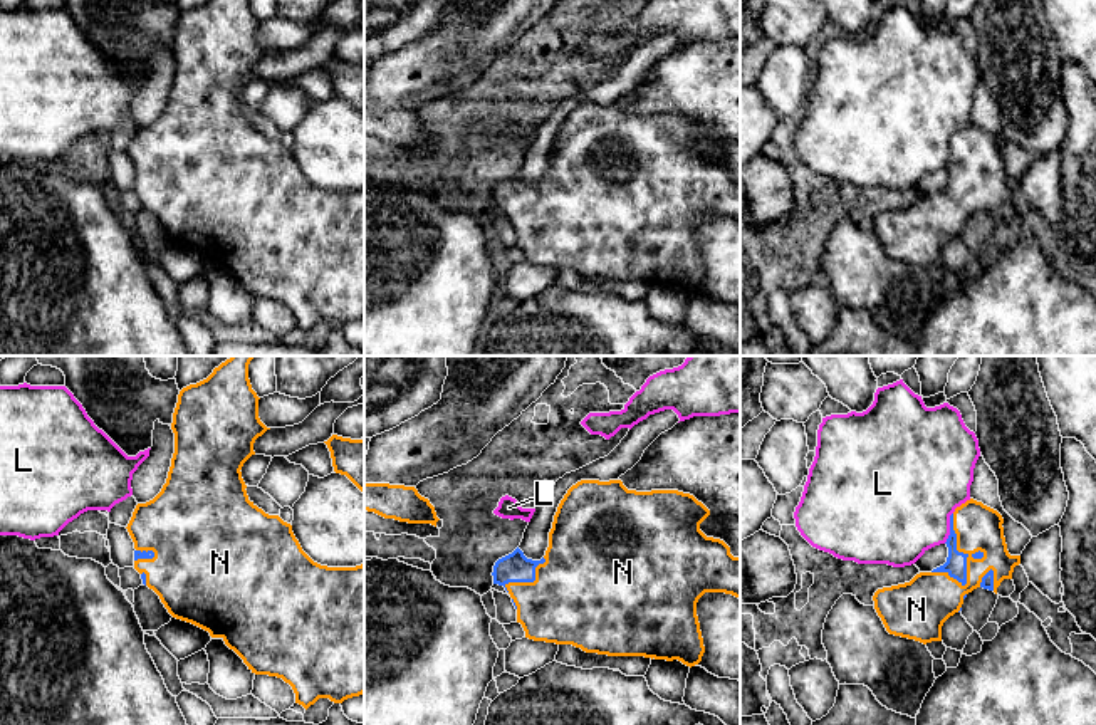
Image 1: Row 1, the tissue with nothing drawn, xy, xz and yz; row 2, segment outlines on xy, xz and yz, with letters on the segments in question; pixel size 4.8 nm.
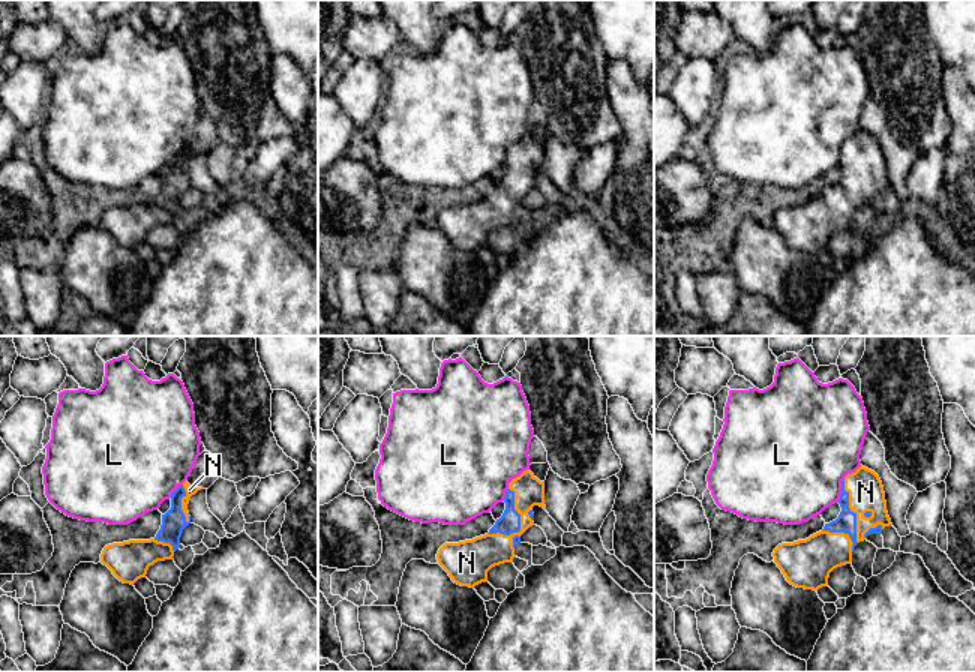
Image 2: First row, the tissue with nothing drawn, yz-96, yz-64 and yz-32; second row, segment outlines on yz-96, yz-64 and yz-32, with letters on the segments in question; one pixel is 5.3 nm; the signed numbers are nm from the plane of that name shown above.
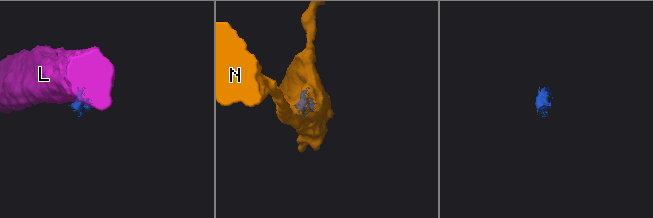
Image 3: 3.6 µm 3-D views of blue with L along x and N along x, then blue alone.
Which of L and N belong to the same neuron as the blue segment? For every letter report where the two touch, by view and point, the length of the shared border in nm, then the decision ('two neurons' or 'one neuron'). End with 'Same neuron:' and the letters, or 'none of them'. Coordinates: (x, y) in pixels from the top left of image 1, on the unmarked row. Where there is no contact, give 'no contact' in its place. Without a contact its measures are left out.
L: yz (950, 151) | 160 nm | two neurons
N: yz (960, 177) | 360 nm | one neuron
Same neuron: N

